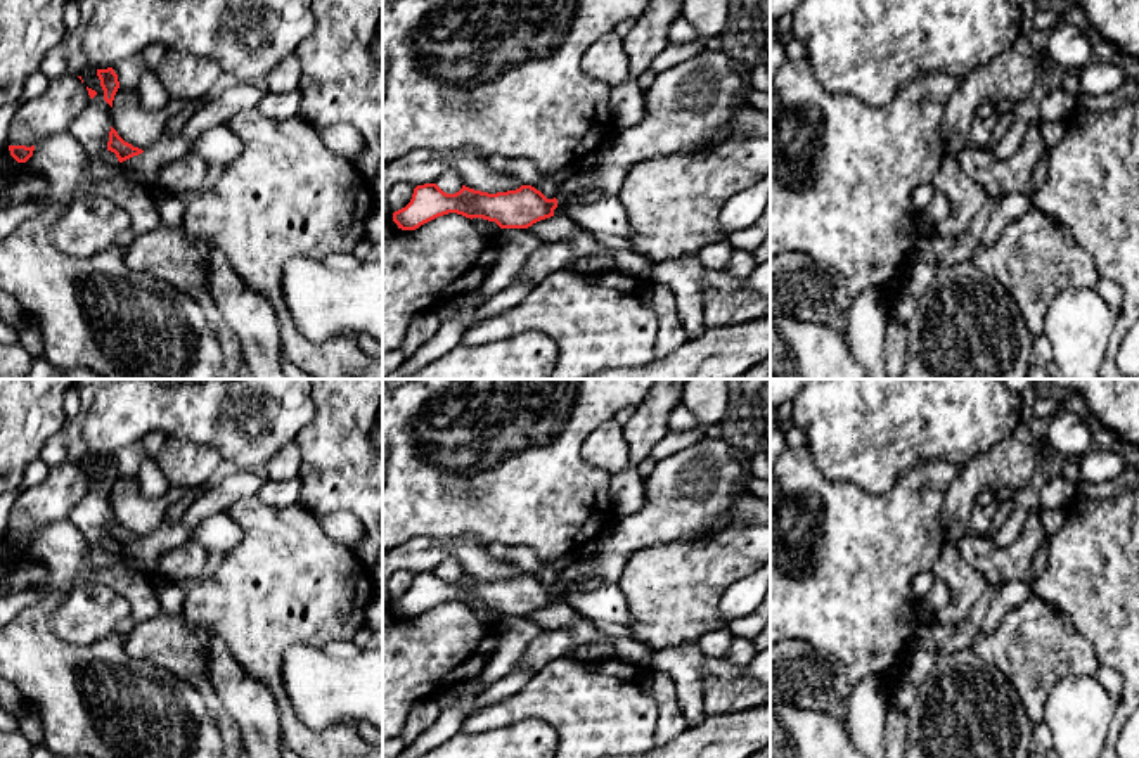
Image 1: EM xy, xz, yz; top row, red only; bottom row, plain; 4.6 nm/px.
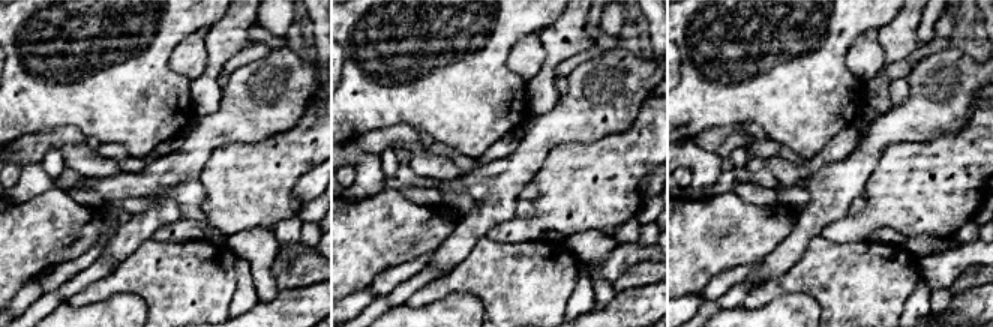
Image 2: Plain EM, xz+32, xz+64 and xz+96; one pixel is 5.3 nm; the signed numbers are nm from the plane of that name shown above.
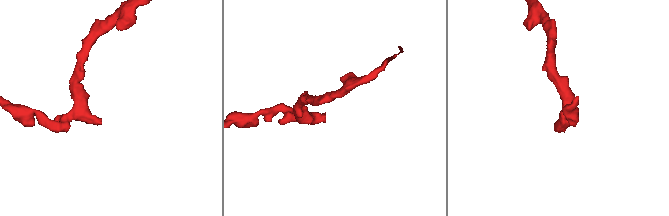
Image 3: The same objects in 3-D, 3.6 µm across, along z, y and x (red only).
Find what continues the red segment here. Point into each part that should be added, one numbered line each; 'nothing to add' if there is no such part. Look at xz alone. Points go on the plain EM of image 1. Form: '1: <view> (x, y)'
1: xz (691, 490)

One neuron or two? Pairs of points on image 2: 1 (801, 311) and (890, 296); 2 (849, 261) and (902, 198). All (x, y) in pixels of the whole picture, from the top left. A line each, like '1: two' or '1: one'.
1: two
2: two

